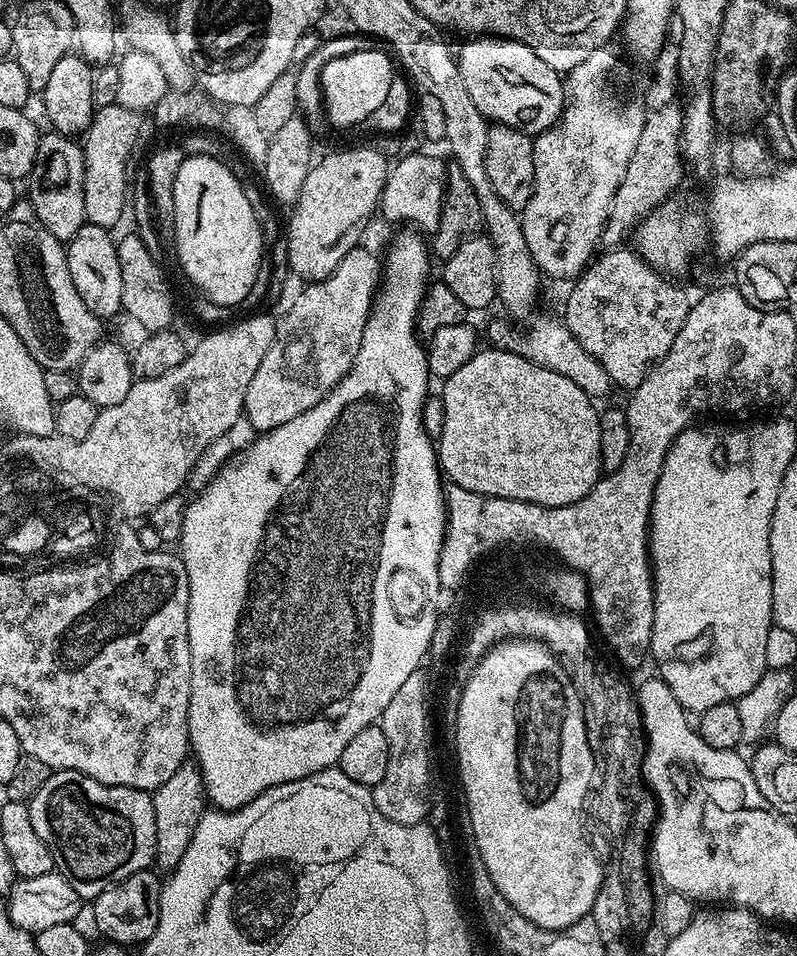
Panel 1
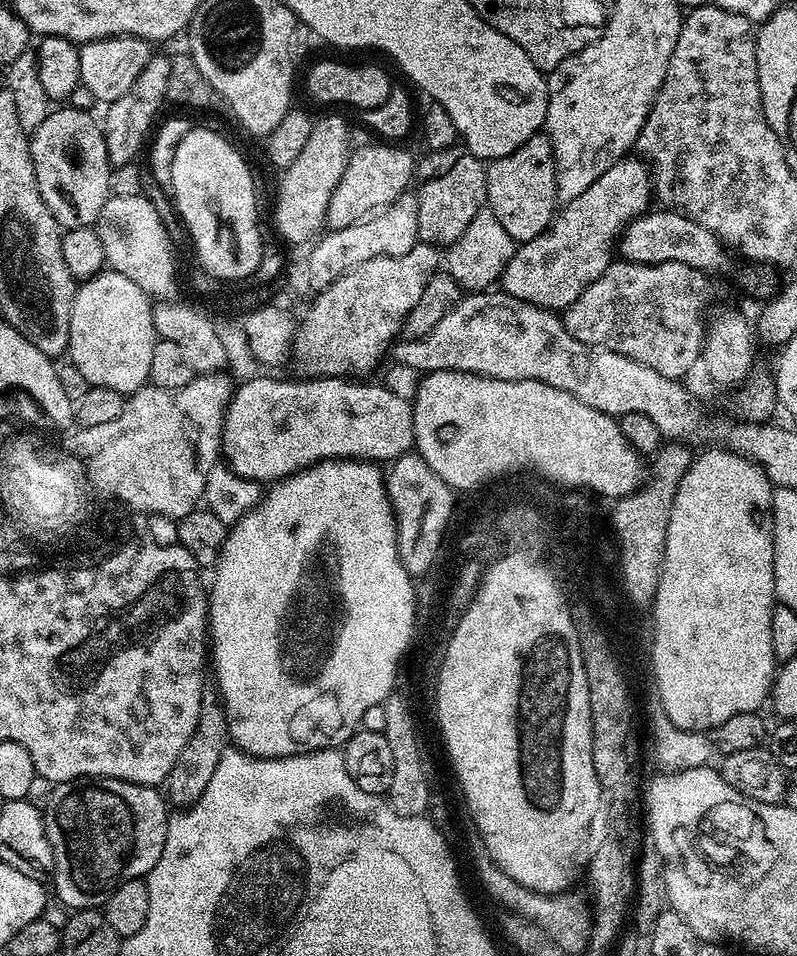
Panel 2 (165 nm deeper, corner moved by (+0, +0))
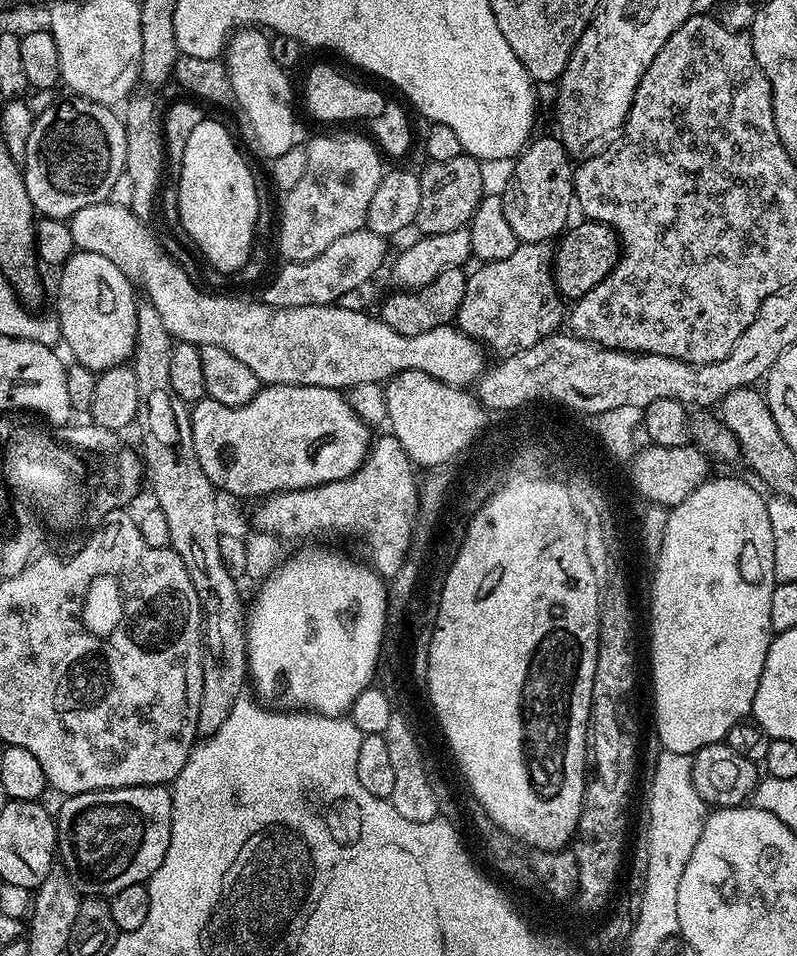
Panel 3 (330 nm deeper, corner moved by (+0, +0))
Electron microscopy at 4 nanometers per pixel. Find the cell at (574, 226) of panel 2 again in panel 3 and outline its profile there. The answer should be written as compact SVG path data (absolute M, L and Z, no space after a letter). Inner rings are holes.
M548 242L521 244L516 247L510 258L502 258L502 262L480 264L476 273L468 276L466 295L456 322L461 331L477 341L488 342L502 356L520 353L547 339L566 316L566 304L560 295L554 275L554 248Z

